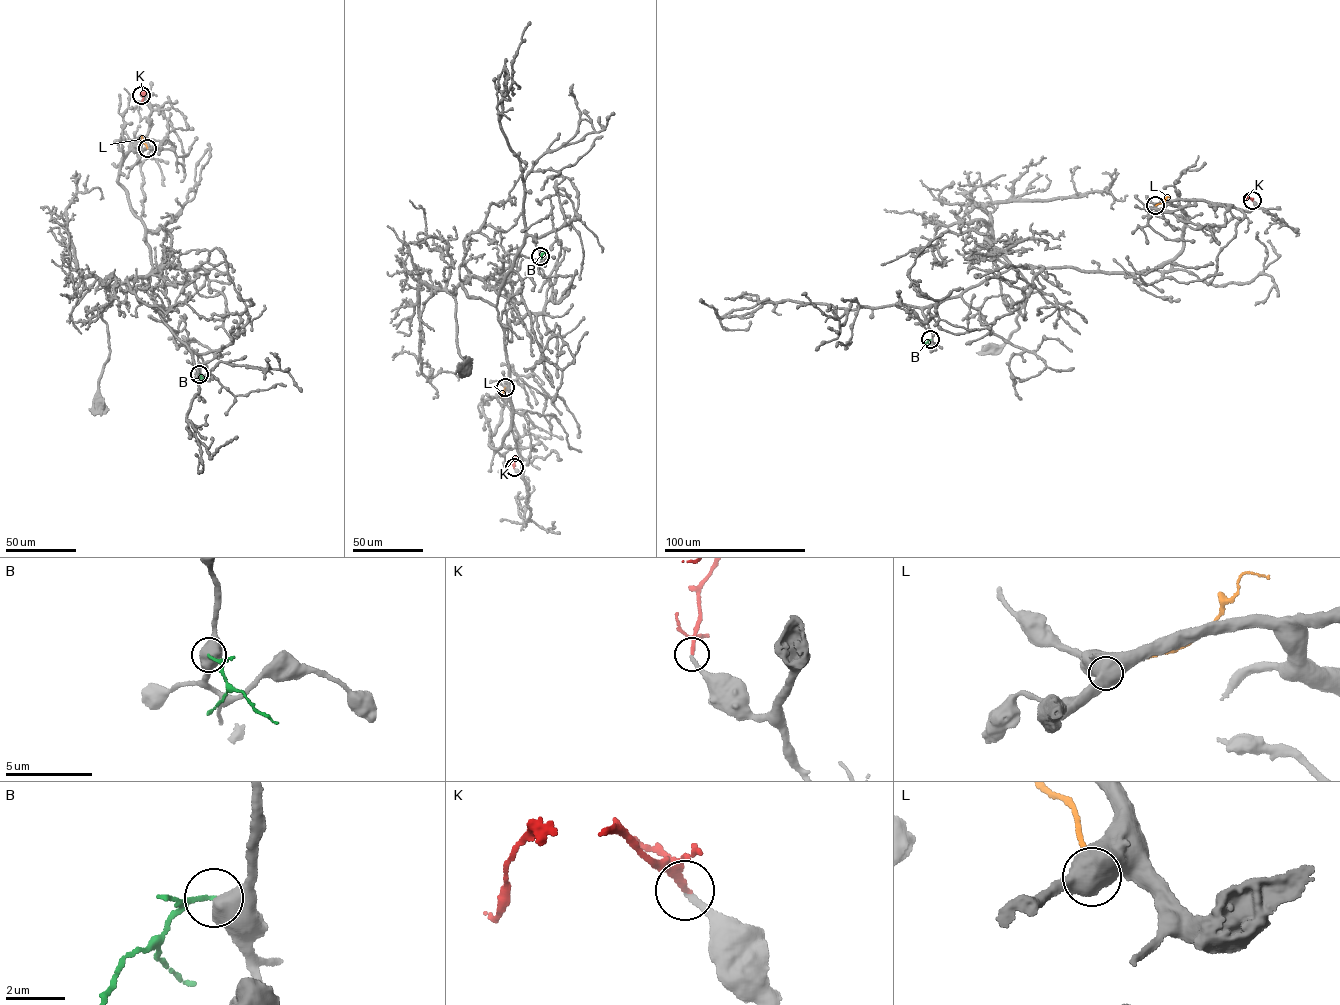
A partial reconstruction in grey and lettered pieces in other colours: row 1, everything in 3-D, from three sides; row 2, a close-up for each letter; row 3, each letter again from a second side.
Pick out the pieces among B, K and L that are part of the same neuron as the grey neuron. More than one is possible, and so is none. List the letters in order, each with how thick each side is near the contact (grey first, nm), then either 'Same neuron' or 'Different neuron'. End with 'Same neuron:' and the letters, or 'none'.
B: Thickness 750 nm (grey) against 130 nm. Different neuron
K: Thickness 240 nm (grey) against 200 nm. Different neuron
L: Thickness 850 nm (grey) against 180 nm. Different neuron
Same neuron: none

